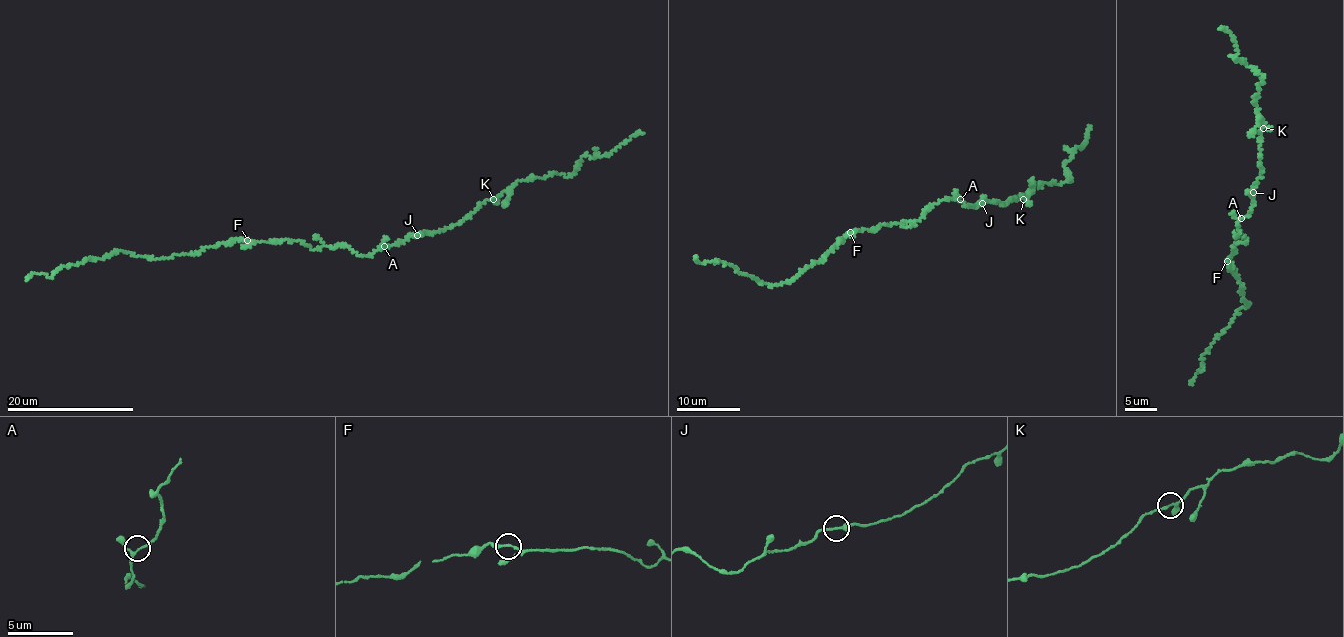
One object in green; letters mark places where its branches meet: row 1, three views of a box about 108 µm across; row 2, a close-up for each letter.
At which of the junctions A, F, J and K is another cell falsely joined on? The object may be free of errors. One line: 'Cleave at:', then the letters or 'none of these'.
Cleave at: none of these

